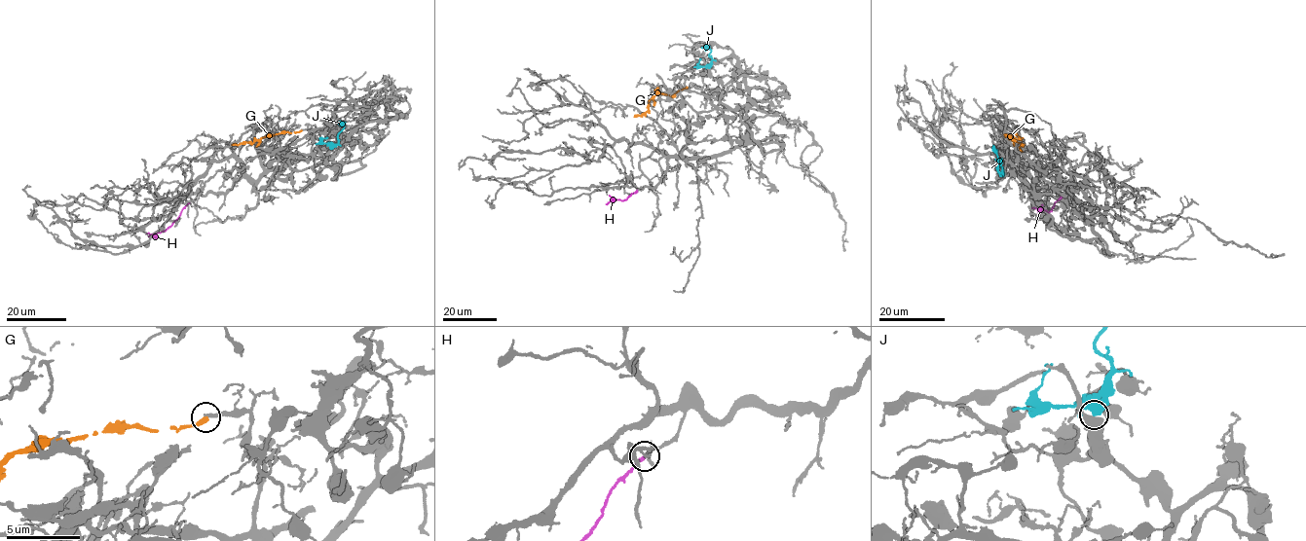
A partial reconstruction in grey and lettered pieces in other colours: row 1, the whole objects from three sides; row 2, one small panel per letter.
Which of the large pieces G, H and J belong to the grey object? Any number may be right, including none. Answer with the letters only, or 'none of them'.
H

